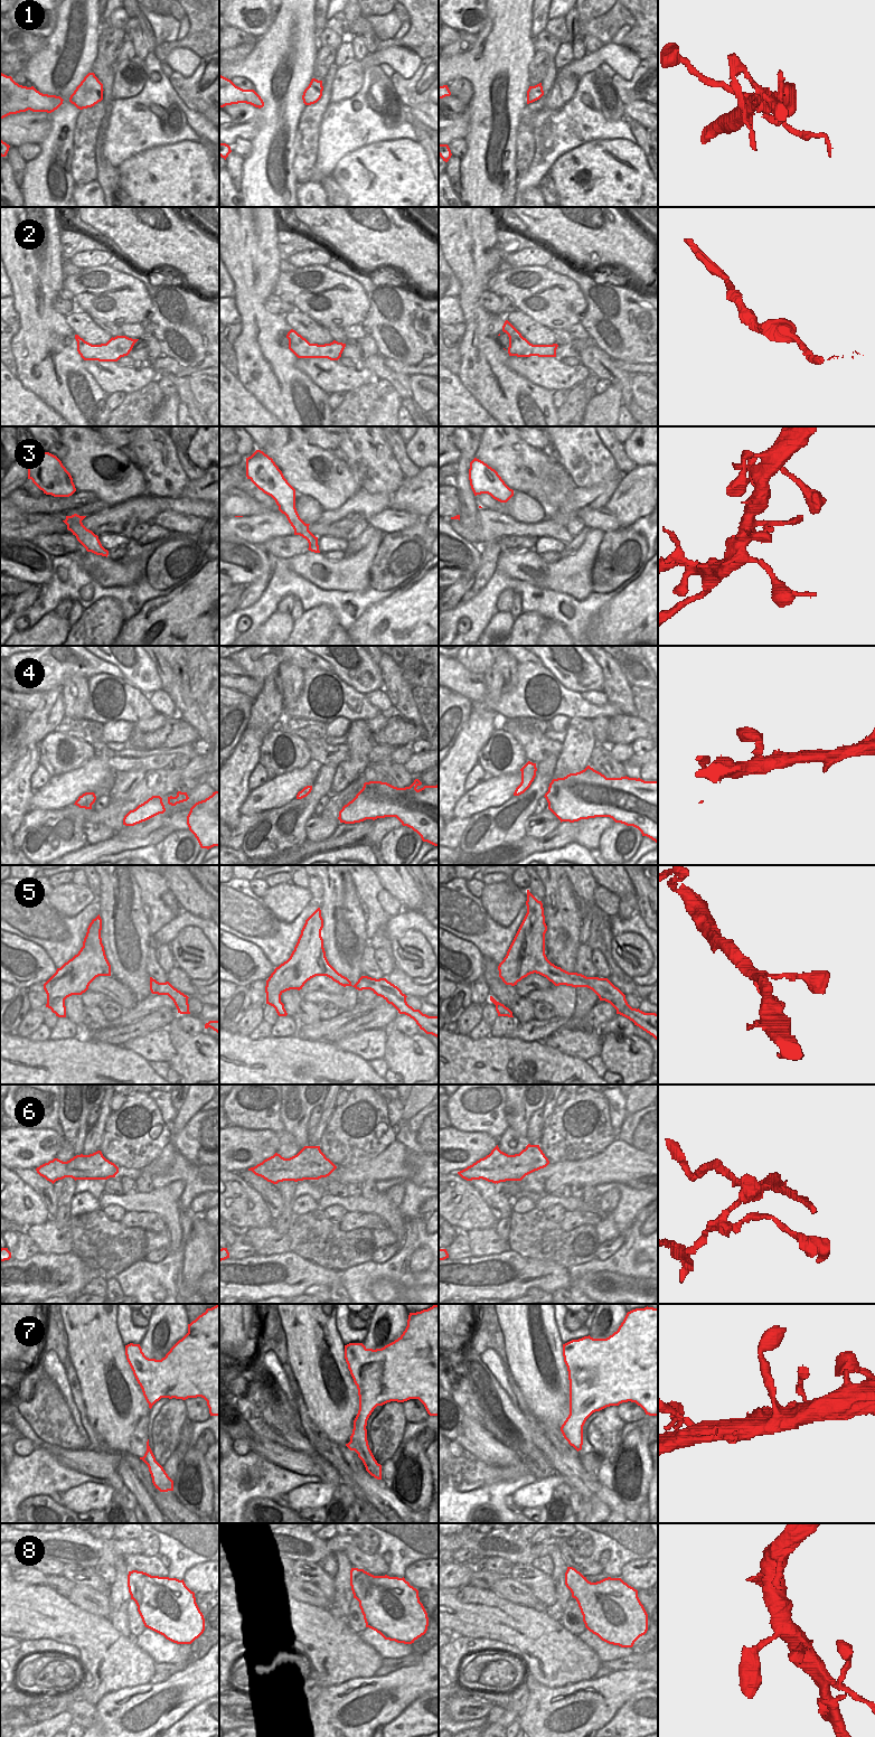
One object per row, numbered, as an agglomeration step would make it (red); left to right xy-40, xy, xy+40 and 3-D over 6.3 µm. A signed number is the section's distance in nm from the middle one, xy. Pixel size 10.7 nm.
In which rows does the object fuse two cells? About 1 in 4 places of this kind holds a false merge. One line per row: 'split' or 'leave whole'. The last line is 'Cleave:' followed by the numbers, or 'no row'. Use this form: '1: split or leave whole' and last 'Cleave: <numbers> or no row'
1: leave whole
2: leave whole
3: leave whole
4: leave whole
5: leave whole
6: split
7: split
8: leave whole
Cleave: 6, 7

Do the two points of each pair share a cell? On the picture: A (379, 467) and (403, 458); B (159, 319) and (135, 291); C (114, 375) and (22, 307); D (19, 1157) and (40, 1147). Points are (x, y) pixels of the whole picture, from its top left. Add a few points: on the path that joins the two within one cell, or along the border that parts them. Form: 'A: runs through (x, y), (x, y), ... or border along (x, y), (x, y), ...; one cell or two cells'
A: border along (385, 438), (405, 476); two cells
B: border along (143, 283), (150, 300), (150, 309), (141, 322); two cells
C: border along (83, 360), (83, 367), (96, 384); two cells
D: runs through (25, 1160), (30, 1158), (35, 1153); one cell

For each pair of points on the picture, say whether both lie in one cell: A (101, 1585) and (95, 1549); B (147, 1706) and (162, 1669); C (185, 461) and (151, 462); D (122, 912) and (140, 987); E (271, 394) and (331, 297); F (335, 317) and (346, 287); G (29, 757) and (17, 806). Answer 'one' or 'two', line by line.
A: two
B: two
C: two
D: one
E: two
F: one
G: one

